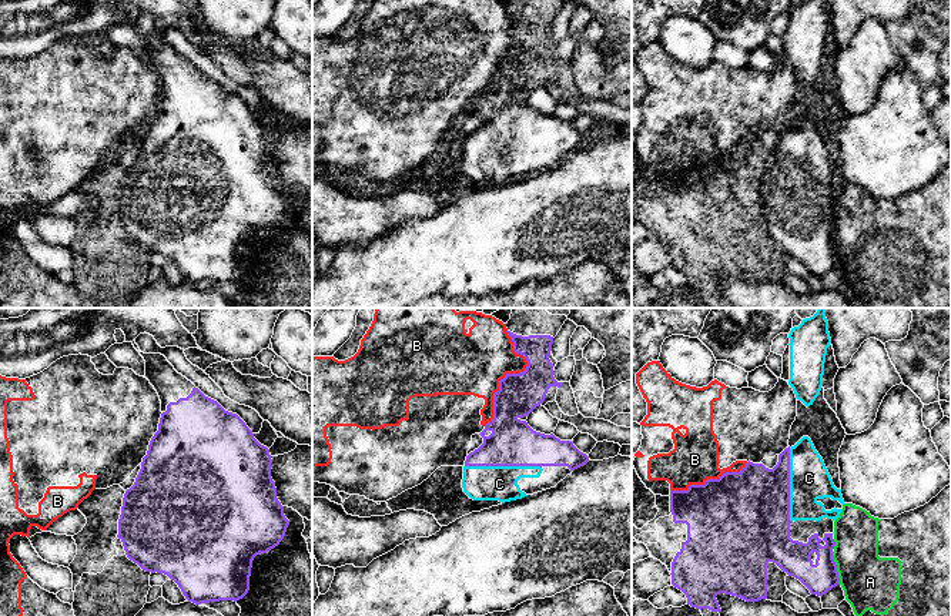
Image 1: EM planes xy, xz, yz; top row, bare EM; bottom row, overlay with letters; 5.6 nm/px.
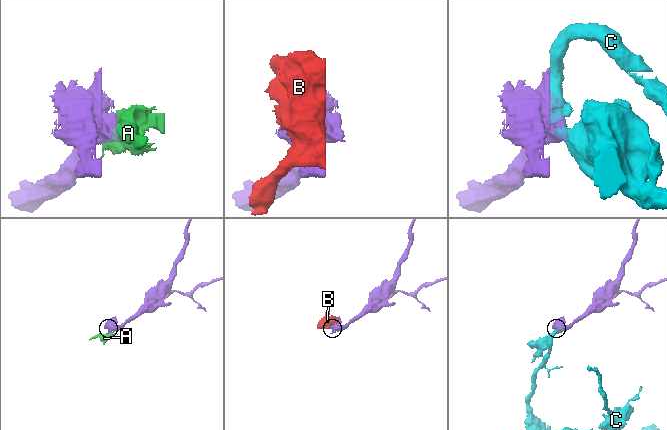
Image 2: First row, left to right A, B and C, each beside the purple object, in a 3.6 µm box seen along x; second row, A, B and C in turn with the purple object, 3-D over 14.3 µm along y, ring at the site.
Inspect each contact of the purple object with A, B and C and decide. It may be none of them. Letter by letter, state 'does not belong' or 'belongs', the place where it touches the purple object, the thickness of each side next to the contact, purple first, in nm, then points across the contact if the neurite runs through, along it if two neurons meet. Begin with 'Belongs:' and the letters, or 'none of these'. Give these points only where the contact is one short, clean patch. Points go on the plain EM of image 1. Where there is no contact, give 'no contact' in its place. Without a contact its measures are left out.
Belongs: C
A: does not belong | yz (836, 248) | 190/300 nm
B: does not belong | xz (509, 54) | 240/360 nm
C: belongs | xz (504, 146) | 260/190 nm

